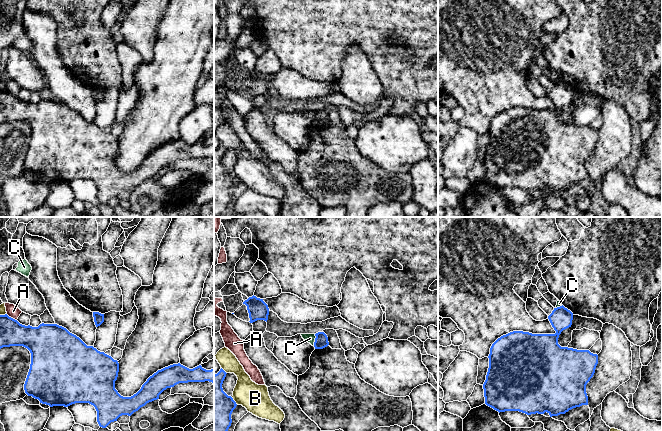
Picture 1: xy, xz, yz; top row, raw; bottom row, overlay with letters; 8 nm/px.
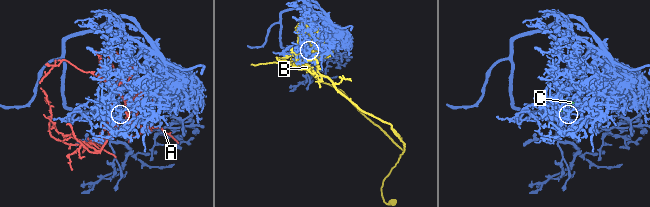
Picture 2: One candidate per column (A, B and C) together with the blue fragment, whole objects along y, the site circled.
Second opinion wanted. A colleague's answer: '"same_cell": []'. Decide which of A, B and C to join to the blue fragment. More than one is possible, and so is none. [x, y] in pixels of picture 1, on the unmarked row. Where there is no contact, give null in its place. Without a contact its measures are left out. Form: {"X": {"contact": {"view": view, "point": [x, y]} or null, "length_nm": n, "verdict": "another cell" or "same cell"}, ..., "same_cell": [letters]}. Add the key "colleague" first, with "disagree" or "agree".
{"colleague": "agree", "A": {"contact": {"view": "xy", "point": [10, 93]}, "length_nm": 100, "verdict": "another cell"}, "B": {"contact": {"view": "xz", "point": [234, 177]}, "length_nm": 80, "verdict": "another cell"}, "C": {"contact": {"view": "xz", "point": [315, 116]}, "length_nm": 100, "verdict": "another cell"}, "same_cell": []}

